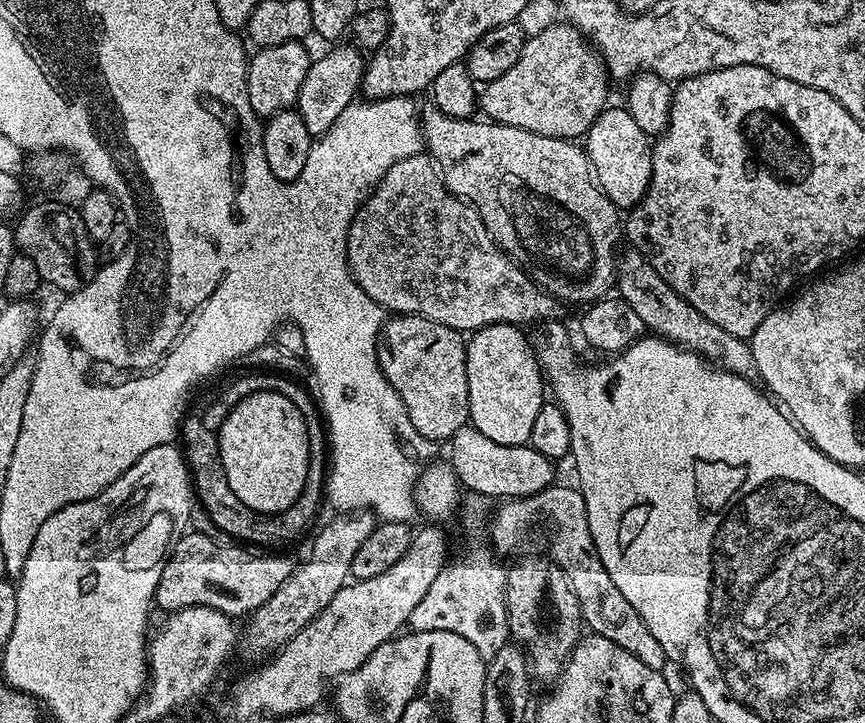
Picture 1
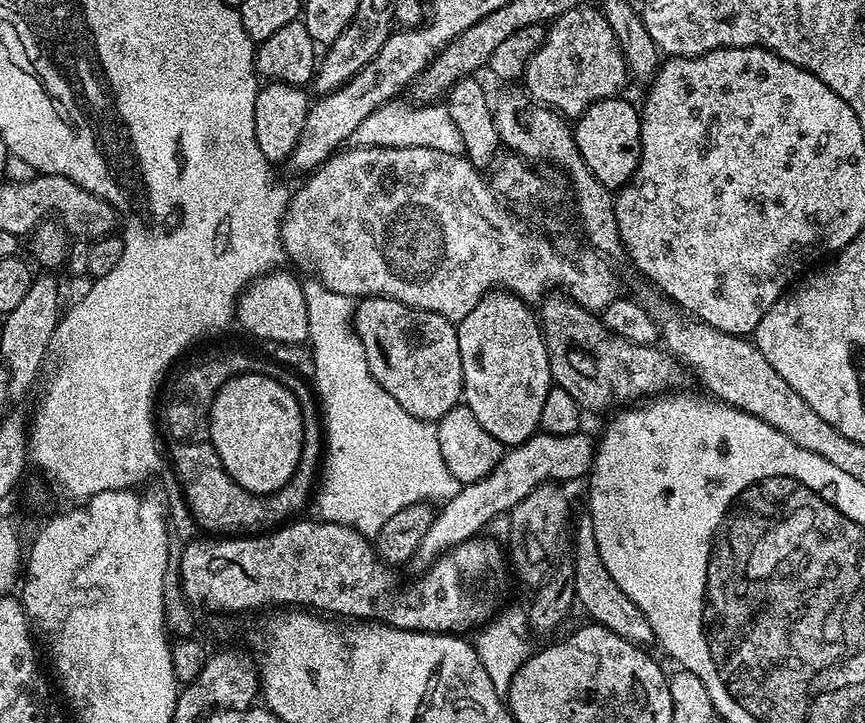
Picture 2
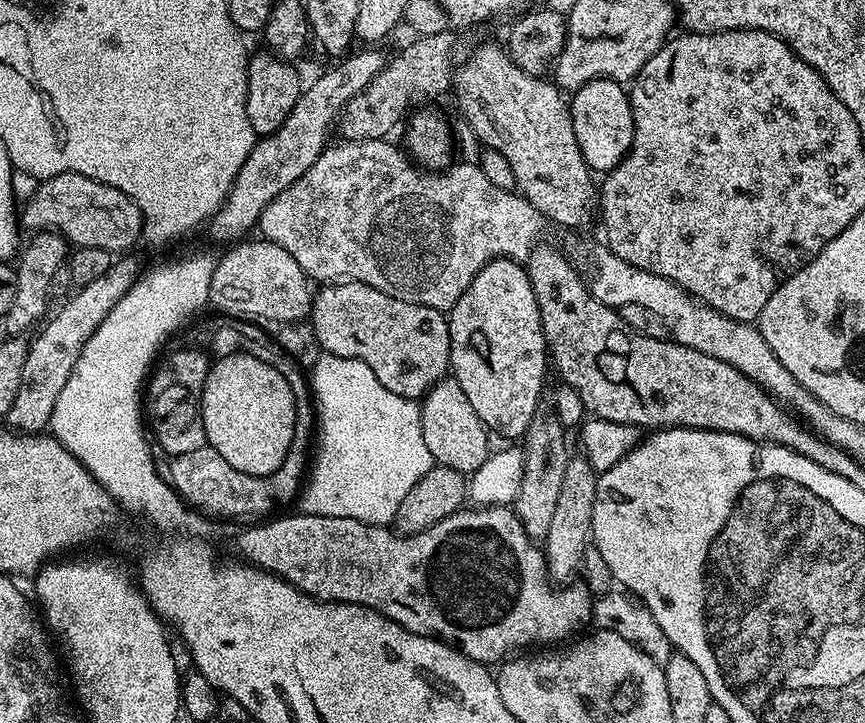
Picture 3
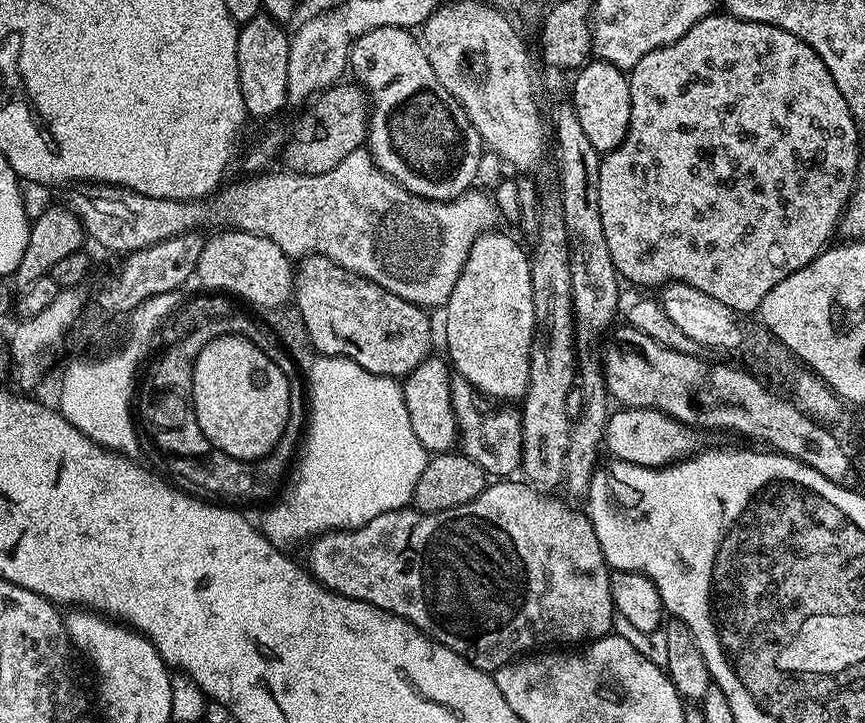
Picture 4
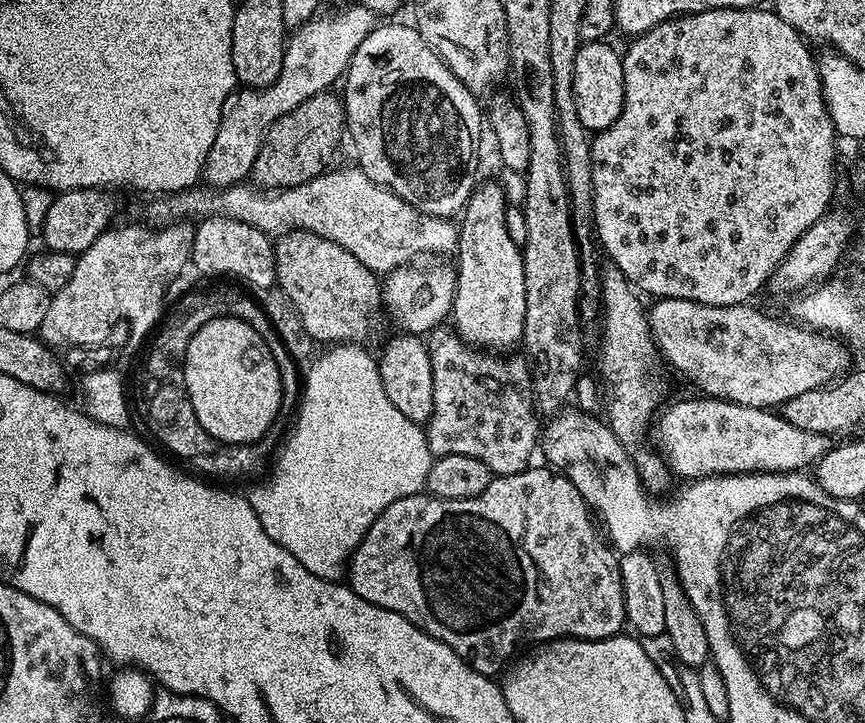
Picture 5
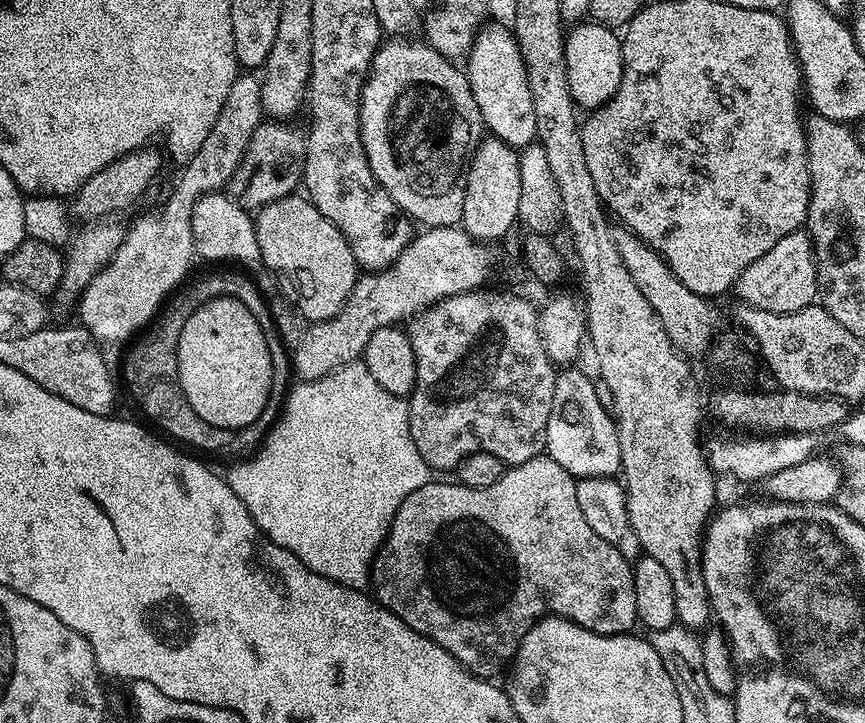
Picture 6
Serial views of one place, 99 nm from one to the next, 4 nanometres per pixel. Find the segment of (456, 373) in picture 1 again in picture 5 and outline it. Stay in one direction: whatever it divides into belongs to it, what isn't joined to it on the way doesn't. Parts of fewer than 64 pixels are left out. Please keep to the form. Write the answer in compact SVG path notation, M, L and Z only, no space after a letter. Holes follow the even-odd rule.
M285 232L274 245L275 283L292 300L313 340L324 346L364 342L376 324L376 315L382 312L382 284L377 273L362 266L338 242L323 240L313 232Z

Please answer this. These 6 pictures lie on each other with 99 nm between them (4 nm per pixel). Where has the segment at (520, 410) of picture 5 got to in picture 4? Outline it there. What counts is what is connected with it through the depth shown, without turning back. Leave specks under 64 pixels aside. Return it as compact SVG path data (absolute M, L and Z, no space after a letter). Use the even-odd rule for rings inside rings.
M459 378L452 382L452 405L459 451L478 462L478 466L492 478L508 478L521 471L522 422L515 407L483 396L473 384Z

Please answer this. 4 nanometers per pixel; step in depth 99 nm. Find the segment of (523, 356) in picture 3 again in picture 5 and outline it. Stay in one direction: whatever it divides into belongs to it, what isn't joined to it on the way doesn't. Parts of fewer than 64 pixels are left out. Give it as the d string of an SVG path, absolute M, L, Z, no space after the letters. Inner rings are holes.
M499 182L481 183L473 191L468 203L462 209L464 221L458 224L458 251L455 253L456 297L452 303L451 323L454 331L467 344L481 350L491 350L504 354L521 343L524 338L524 319L526 318L526 278L524 277L524 254L521 245L512 237L508 229L510 205L504 197L503 186Z

